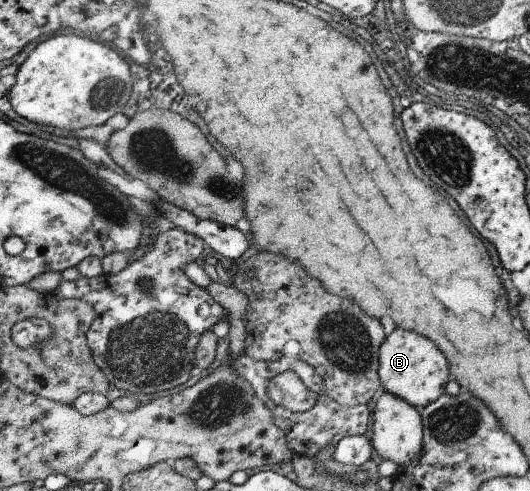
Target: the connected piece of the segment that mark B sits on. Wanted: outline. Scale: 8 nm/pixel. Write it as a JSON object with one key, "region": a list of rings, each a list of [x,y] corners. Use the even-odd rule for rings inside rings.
{"region":[[[396,329],[394,333],[385,337],[379,347],[378,375],[382,385],[382,391],[397,395],[398,398],[407,401],[415,408],[421,409],[429,403],[436,401],[445,394],[448,383],[448,361],[438,351],[438,347],[412,331]]]}

